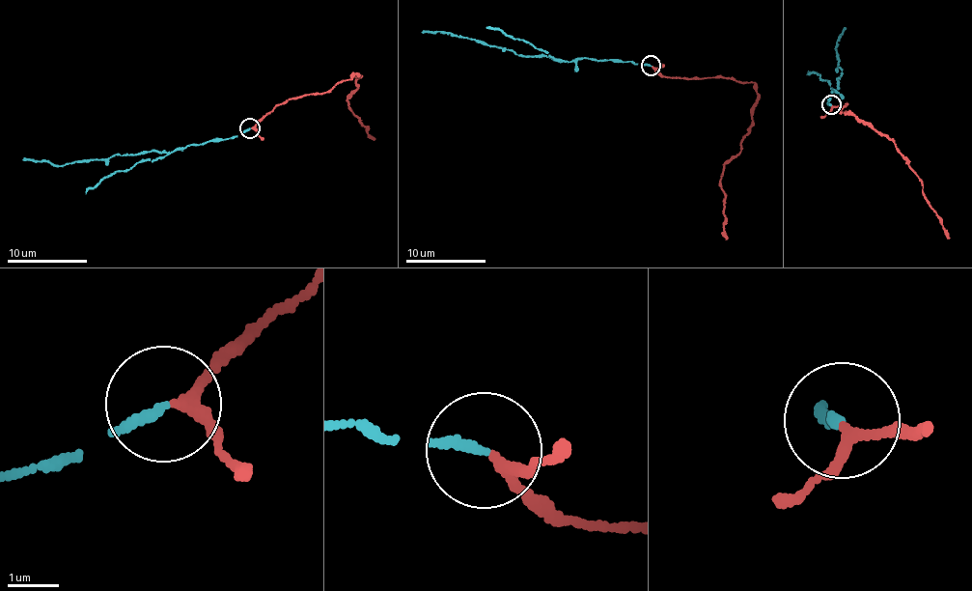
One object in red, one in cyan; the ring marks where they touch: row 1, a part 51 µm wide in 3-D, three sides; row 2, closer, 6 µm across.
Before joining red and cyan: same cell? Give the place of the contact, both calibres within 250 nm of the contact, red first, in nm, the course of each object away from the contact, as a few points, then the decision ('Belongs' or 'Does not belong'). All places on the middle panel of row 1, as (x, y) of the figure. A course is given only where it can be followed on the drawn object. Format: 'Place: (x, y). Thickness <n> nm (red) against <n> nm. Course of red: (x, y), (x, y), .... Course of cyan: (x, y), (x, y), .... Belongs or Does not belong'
Place: (651, 66). Thickness 190 nm (red) against 180 nm. Course of red: (652, 66), (680, 78), (727, 77), (755, 84), (750, 130), (724, 165), (720, 185), (727, 239). Course of cyan: (652, 66), (631, 62), (522, 56), (458, 35), (421, 33). Belongs

